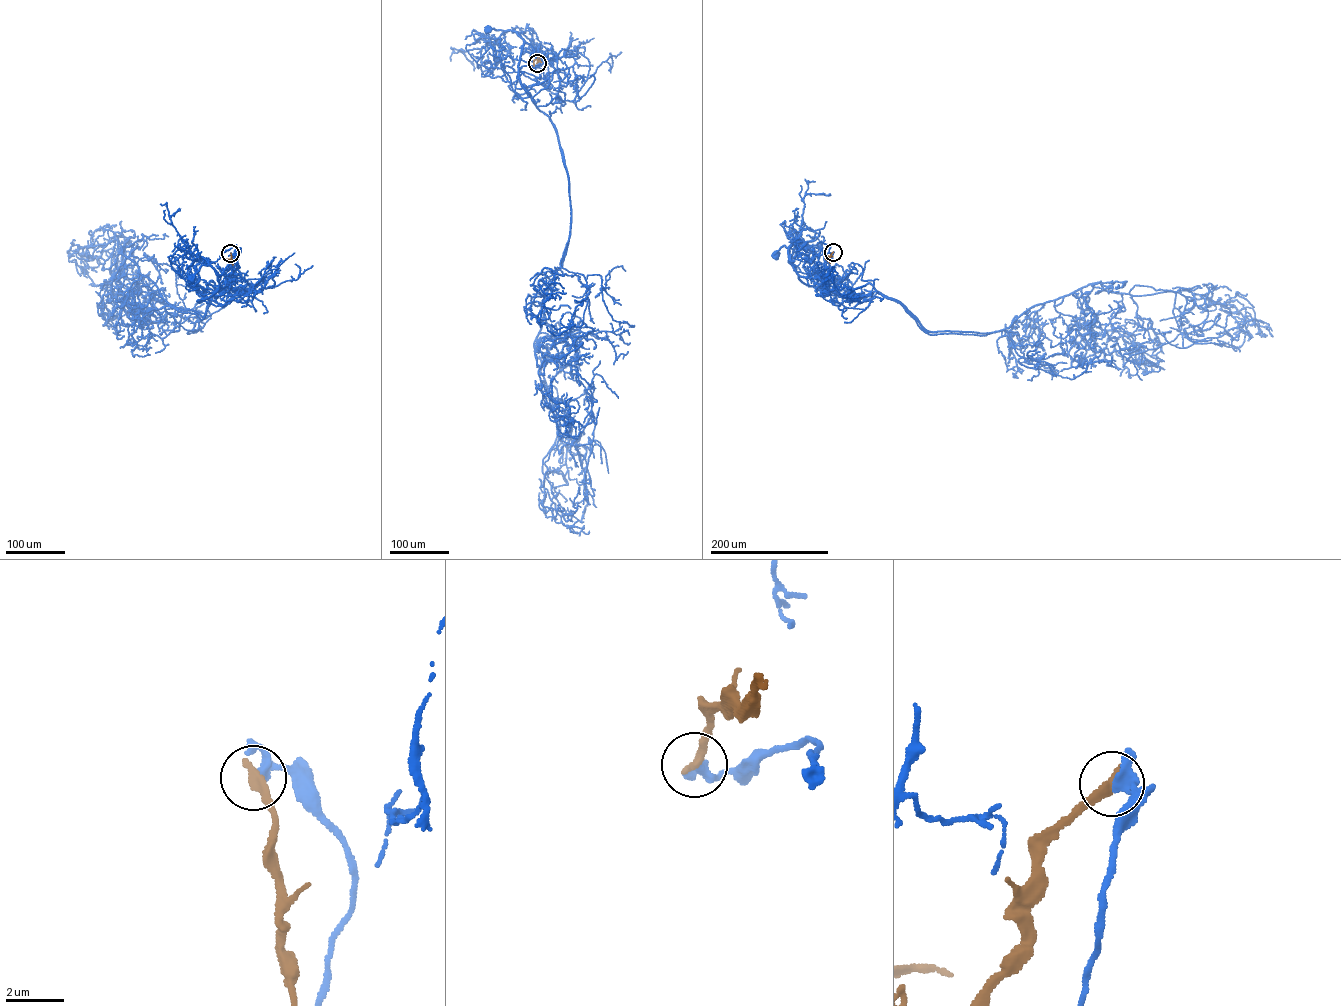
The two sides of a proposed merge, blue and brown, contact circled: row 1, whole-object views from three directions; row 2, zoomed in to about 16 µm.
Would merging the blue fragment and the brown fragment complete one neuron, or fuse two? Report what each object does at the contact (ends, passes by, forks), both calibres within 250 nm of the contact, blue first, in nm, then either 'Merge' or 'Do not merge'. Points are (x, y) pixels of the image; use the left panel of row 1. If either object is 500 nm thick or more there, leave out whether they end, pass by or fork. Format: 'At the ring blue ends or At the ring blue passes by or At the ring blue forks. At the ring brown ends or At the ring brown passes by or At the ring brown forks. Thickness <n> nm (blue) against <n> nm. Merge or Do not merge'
At the ring blue passes by. At the ring brown ends. Thickness 280 nm (blue) against 340 nm. Merge

